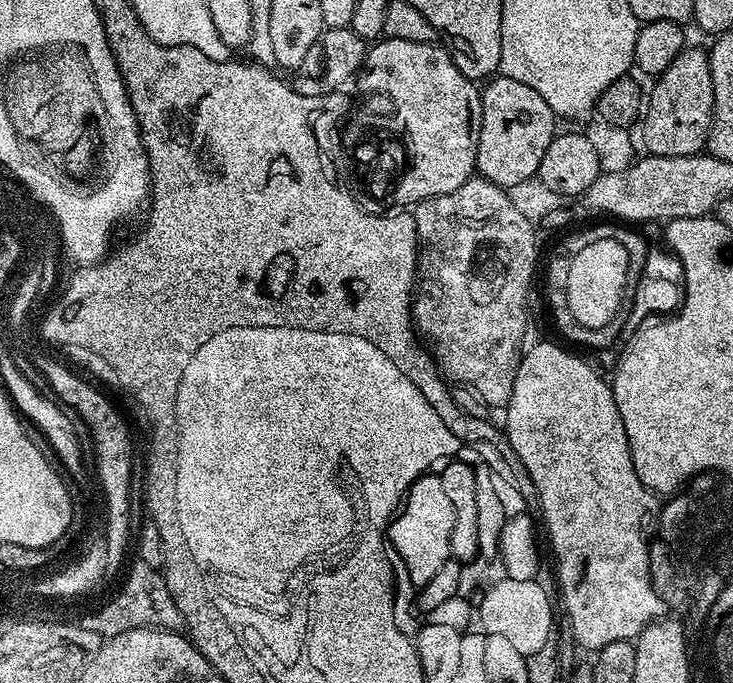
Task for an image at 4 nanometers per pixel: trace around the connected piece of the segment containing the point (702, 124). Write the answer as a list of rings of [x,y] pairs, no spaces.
[[[685,47],[674,58],[665,72],[655,77],[652,96],[647,97],[646,111],[642,116],[644,124],[644,144],[653,156],[694,156],[705,151],[708,134],[712,127],[712,107],[714,106],[714,82],[710,78],[708,52],[705,49]]]

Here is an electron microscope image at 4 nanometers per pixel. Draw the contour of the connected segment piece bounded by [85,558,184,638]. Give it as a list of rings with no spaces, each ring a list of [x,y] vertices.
[[[136,558],[133,559],[132,569],[129,570],[120,593],[113,600],[106,601],[101,608],[92,610],[92,620],[86,620],[85,624],[107,638],[126,634],[126,630],[135,628],[165,628],[168,632],[180,632],[184,628],[184,619],[178,606],[174,606],[174,598],[170,598],[163,571]]]

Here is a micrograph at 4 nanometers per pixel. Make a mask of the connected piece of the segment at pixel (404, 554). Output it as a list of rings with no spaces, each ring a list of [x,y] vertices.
[[[439,475],[420,476],[408,488],[400,511],[393,517],[386,535],[393,553],[398,554],[404,562],[416,588],[428,585],[440,568],[451,559],[452,528],[454,506],[445,495]]]

